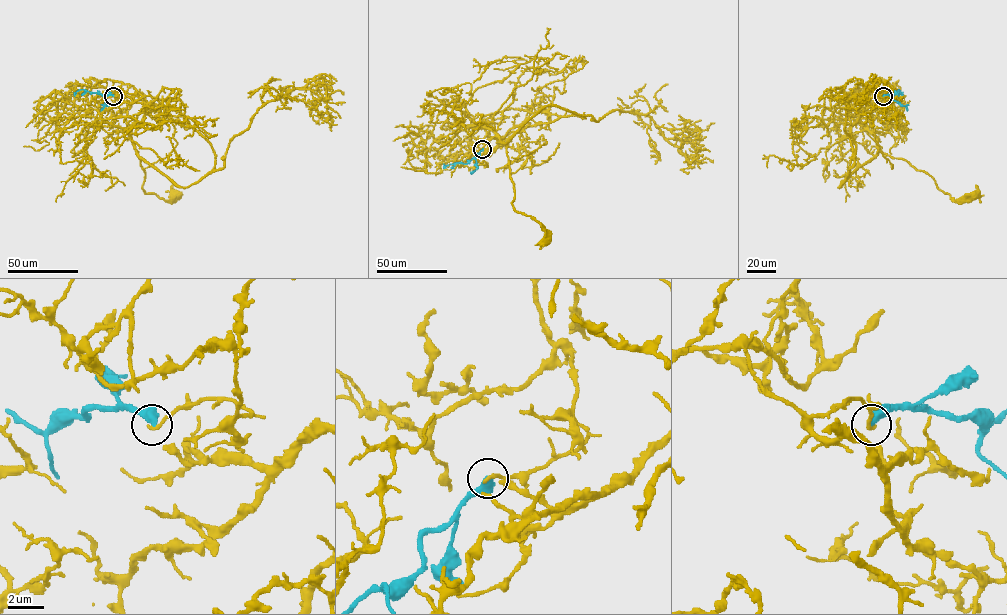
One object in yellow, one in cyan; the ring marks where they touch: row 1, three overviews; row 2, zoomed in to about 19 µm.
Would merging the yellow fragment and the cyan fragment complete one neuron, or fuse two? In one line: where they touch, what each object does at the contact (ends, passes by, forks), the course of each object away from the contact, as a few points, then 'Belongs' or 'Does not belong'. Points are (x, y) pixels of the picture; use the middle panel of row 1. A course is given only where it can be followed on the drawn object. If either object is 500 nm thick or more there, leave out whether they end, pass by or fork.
Place: (482, 149). Course of yellow: (482, 149), (490, 146), (486, 132), (467, 127), (490, 129), (506, 146), (513, 208), (543, 225), (544, 240). Course of cyan: (482, 149), (466, 164), (444, 164). Does not belong

